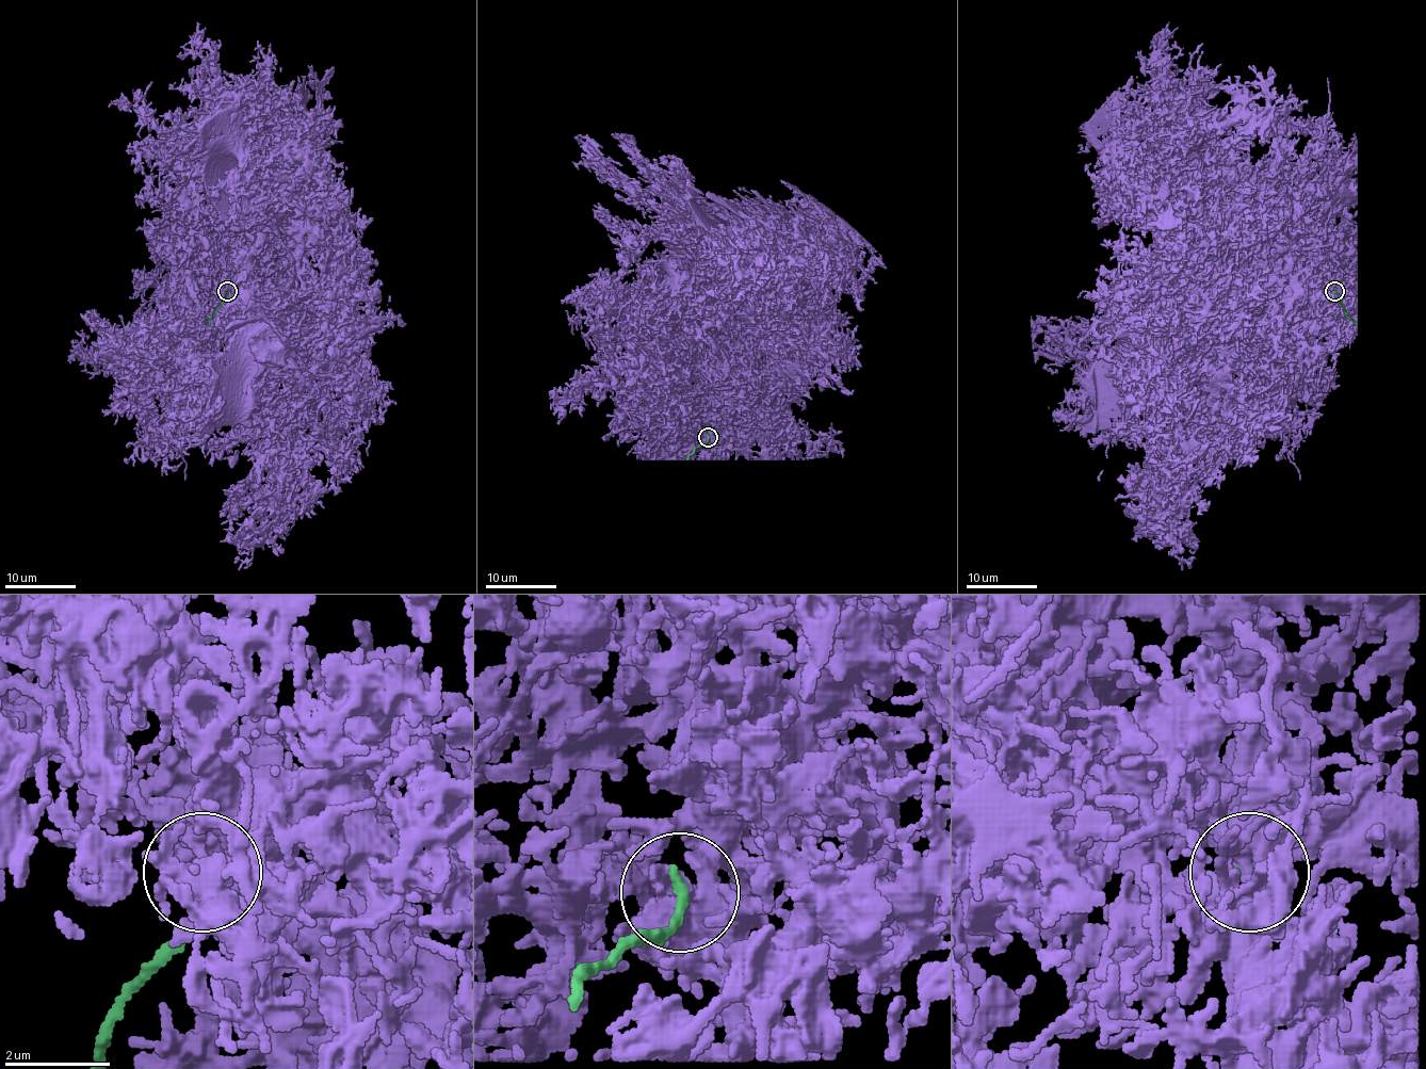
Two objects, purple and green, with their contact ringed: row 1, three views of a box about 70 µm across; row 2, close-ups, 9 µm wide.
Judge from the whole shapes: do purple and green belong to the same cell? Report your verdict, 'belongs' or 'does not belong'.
does not belong

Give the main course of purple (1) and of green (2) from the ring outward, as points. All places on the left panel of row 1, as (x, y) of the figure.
1: (226, 290), (261, 297), (257, 308)
2: (227, 291), (225, 302), (206, 323)

